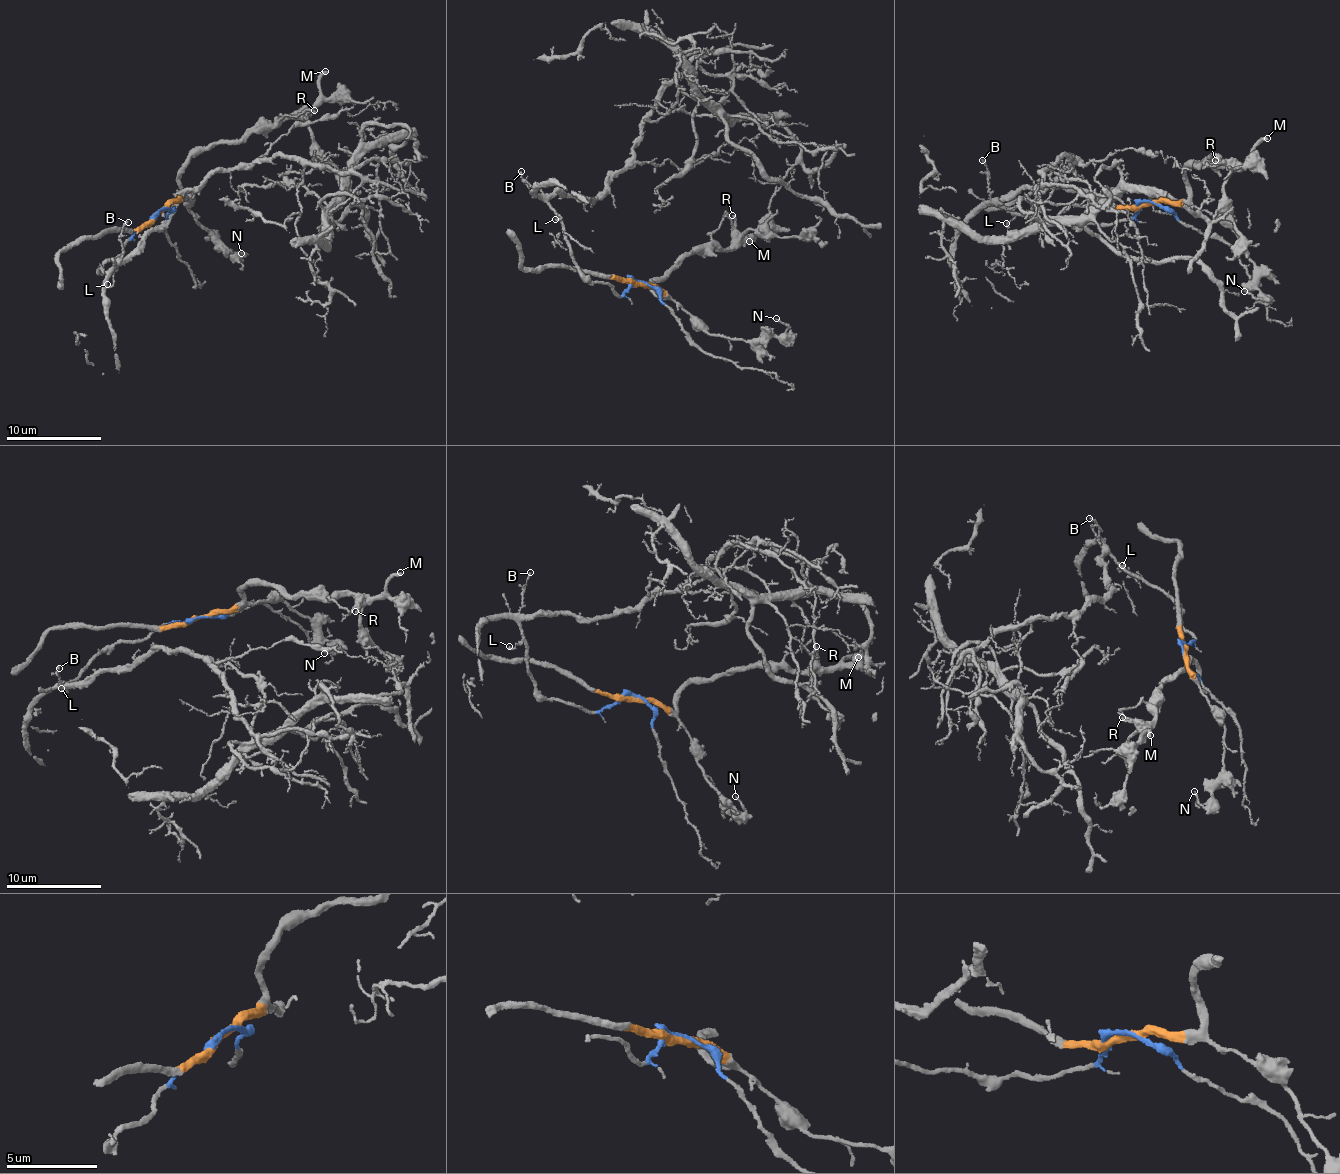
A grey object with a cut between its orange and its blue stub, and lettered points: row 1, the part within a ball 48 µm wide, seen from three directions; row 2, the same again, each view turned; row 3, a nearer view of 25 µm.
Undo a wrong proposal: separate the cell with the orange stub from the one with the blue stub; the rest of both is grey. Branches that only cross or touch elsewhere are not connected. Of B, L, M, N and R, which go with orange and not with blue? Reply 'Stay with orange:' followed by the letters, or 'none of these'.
Stay with orange: M, N, R

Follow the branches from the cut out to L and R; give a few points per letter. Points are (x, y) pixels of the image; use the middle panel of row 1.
L: (635, 280), (619, 295), (607, 283), (590, 282), (569, 247), (561, 217), (555, 220)
R: (635, 282), (656, 285), (663, 296), (654, 293), (654, 281), (679, 267), (685, 254), (729, 247), (731, 216)

